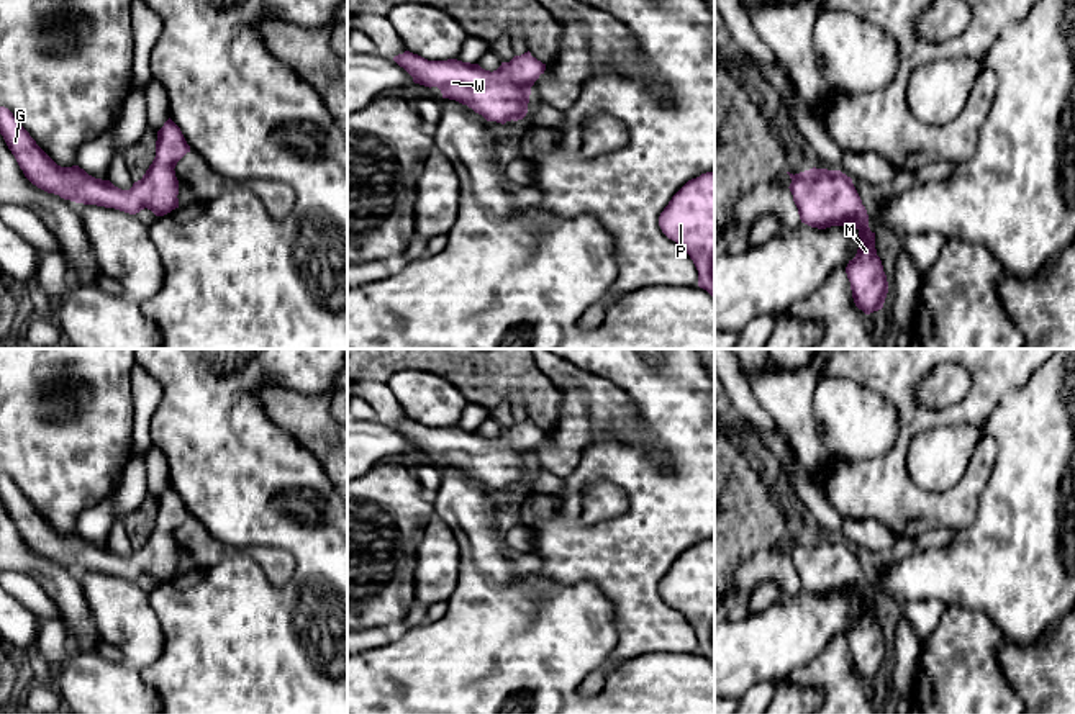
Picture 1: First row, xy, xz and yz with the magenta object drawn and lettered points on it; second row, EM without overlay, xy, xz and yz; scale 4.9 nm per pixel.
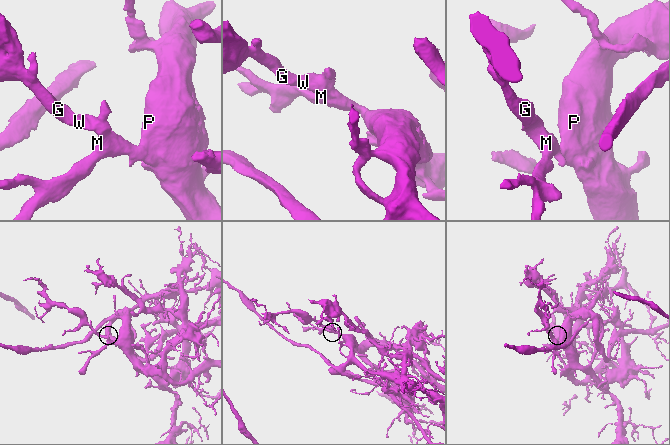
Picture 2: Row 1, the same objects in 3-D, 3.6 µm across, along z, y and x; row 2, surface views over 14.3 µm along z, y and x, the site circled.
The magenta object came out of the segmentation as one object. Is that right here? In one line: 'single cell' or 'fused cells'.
single cell

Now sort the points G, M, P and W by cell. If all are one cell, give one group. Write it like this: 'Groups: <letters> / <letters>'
Groups: G M P W

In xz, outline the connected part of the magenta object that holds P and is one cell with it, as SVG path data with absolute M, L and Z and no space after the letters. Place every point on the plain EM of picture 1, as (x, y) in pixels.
M714 537L688 547L660 580L659 593L685 616L698 637L698 653L714 665Z

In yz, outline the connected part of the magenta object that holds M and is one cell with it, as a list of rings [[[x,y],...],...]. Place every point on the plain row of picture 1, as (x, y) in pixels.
[[[810,536],[790,540],[790,558],[801,590],[826,596],[852,593],[859,598],[860,612],[846,634],[852,665],[865,681],[883,675],[888,648],[875,616],[875,599],[869,594],[869,581],[852,550],[841,537]]]

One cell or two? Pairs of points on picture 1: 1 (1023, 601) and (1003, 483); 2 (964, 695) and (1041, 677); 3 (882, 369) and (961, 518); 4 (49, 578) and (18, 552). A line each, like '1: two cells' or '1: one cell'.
1: one cell
2: two cells
3: one cell
4: one cell

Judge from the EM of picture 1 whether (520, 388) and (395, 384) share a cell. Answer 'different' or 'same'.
different

